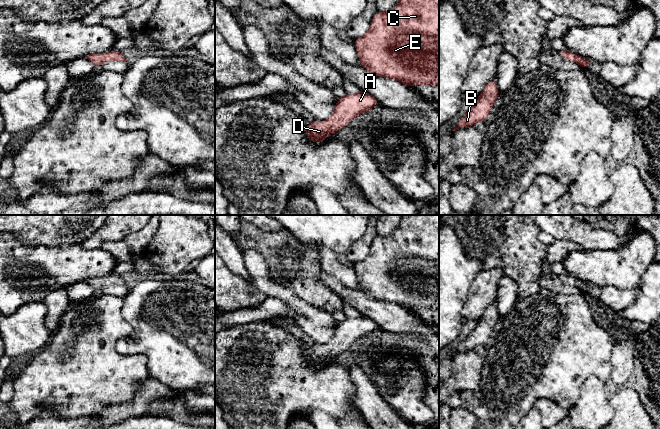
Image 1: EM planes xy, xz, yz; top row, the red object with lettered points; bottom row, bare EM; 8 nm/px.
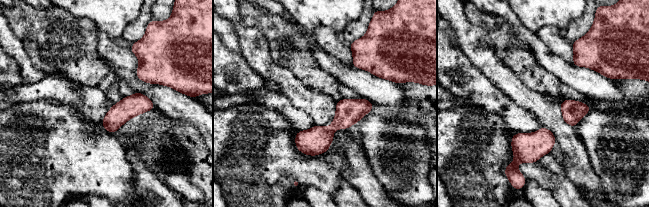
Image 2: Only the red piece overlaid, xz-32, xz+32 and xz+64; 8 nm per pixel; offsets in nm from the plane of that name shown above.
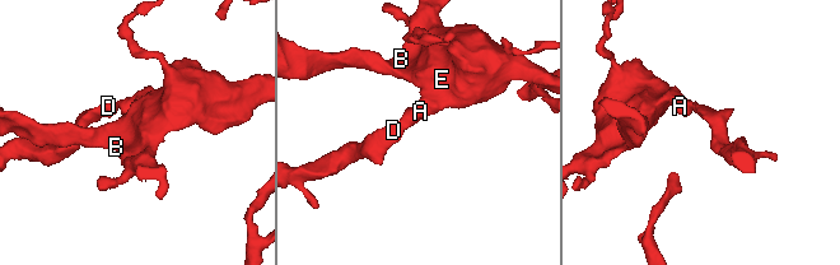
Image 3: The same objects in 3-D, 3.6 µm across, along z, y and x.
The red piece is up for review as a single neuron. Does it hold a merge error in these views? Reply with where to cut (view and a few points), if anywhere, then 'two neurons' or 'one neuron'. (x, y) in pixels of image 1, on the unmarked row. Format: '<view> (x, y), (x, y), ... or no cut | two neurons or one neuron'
no cut | one neuron

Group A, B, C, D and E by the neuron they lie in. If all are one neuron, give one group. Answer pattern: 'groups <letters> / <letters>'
groups A B C D E

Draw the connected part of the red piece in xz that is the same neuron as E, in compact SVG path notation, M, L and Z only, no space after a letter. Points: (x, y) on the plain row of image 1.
M402 215L395 232L390 236L378 234L371 245L369 255L362 261L355 263L353 268L359 280L360 289L376 300L395 303L408 312L414 309L439 309L439 215Z

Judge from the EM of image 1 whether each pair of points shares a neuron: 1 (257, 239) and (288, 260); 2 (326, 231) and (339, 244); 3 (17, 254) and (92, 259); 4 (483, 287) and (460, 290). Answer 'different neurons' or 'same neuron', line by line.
1: same neuron
2: same neuron
3: same neuron
4: different neurons

